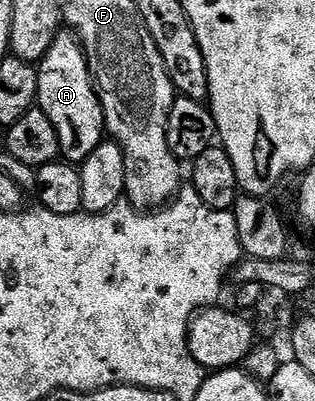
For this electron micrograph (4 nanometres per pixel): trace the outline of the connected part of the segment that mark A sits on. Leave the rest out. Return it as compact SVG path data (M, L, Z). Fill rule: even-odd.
M64 29L52 38L52 44L38 61L38 89L36 103L39 110L50 117L54 133L58 137L60 155L67 162L79 165L90 155L97 154L100 138L105 138L104 110L96 95L96 86L92 84L92 75L88 72L88 62L79 39L71 30Z

